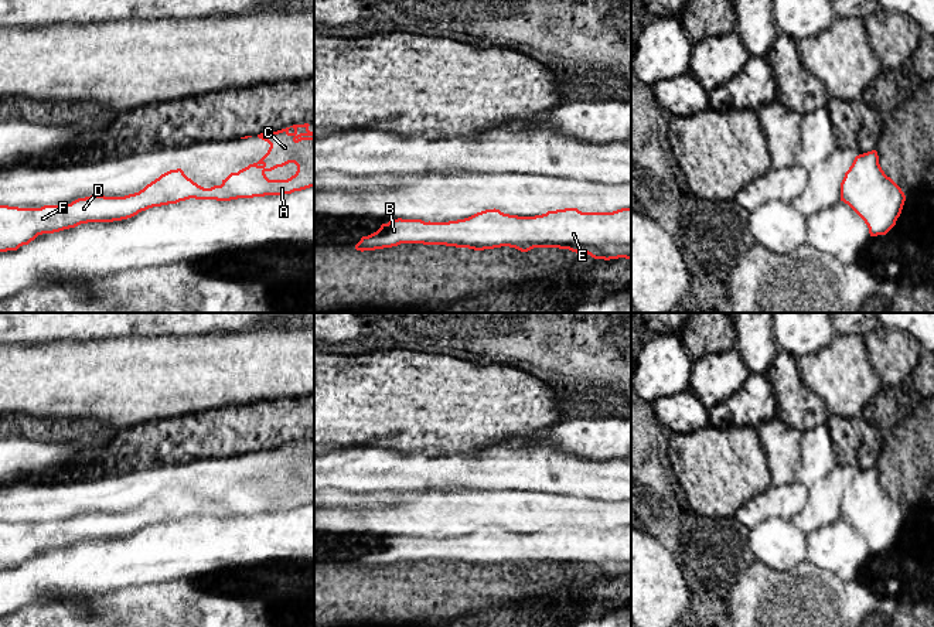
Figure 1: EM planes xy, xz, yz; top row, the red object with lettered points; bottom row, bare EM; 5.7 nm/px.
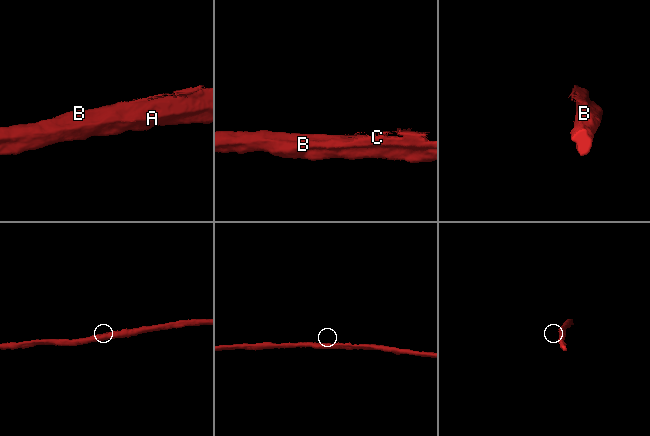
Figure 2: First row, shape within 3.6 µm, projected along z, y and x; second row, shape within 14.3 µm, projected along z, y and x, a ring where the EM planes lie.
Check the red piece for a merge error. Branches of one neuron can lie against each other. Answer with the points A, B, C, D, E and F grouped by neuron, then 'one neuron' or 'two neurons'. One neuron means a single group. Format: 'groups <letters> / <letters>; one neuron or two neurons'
groups A B C D E F; one neuron

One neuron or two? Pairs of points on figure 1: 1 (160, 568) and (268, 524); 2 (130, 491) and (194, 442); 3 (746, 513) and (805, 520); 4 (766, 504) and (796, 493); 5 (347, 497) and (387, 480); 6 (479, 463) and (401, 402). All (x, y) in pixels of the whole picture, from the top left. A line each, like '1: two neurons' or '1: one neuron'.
1: one neuron
2: two neurons
3: two neurons
4: one neuron
5: two neurons
6: two neurons

